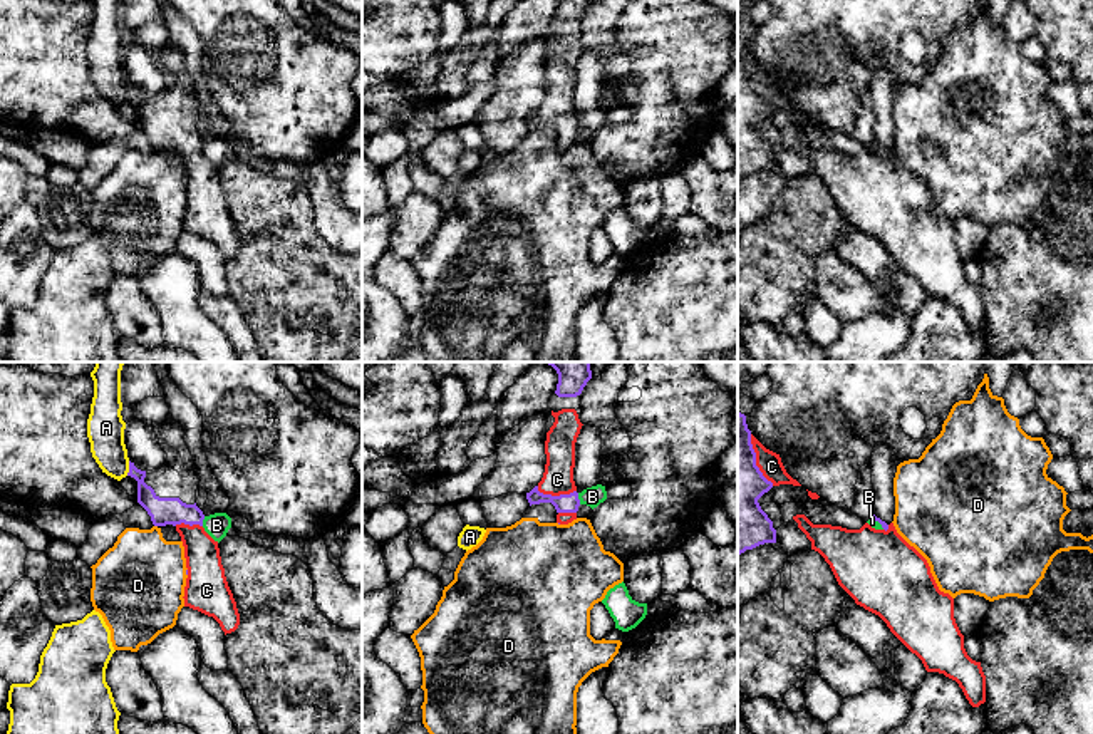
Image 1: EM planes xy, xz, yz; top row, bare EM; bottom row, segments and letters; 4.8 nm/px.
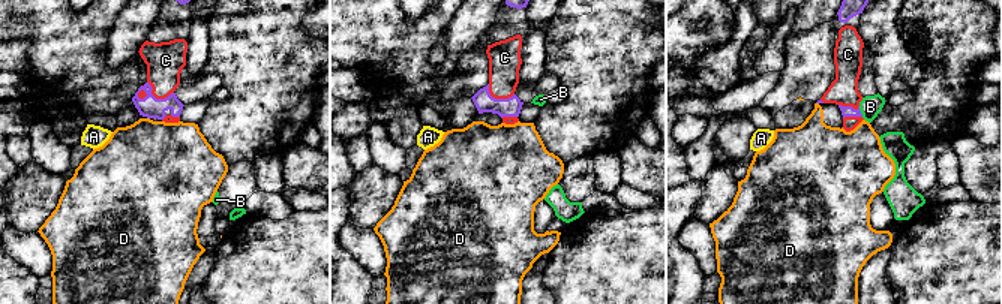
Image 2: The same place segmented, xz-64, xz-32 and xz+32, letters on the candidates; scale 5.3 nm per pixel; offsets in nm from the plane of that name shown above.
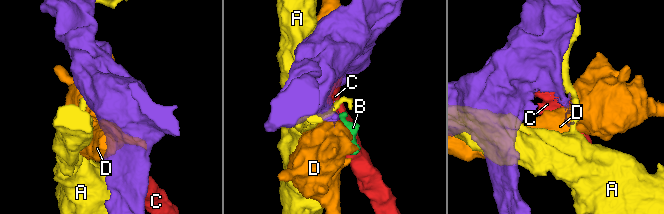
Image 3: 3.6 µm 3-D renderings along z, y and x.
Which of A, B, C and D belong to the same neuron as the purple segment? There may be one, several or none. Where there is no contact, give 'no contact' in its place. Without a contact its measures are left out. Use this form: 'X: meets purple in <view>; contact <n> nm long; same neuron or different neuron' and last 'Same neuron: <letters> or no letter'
A: meets purple in xy; contact 70 nm long; different neuron
B: meets purple in xz; contact 60 nm long; different neuron
C: meets purple in xz; contact 190 nm long; same neuron
D: meets purple in xy; contact 40 nm long; different neuron
Same neuron: C

